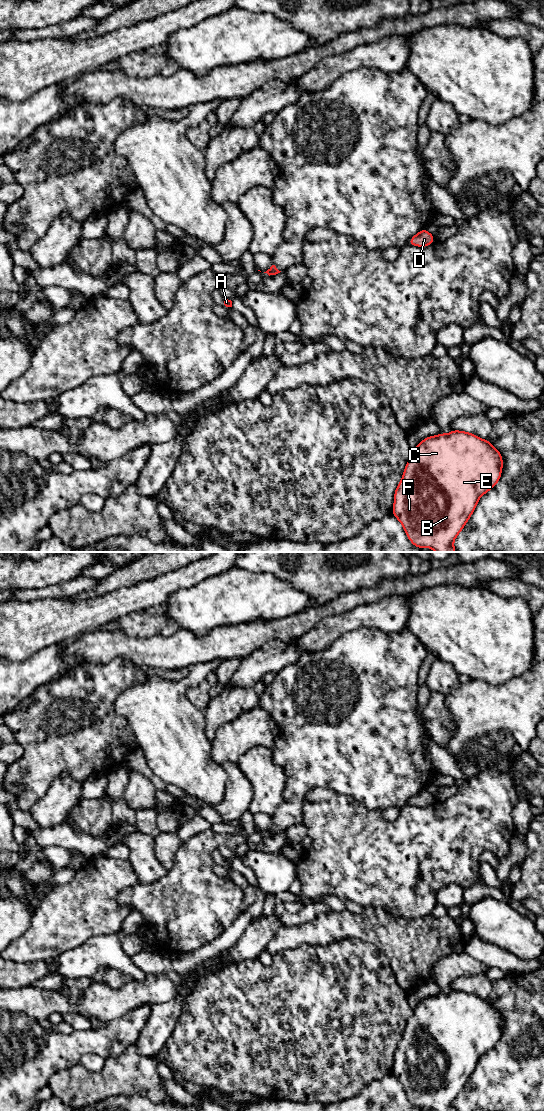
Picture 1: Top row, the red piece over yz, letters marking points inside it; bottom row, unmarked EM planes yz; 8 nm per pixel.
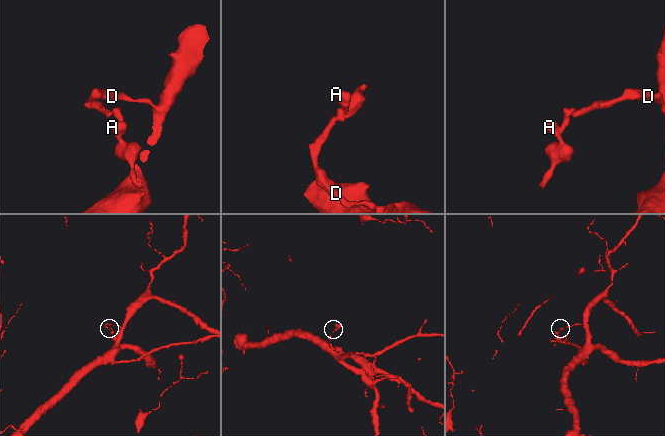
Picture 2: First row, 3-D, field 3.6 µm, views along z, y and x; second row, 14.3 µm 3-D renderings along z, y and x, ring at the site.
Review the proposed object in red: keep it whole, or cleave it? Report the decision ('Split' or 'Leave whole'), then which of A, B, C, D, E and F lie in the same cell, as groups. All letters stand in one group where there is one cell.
Split. Groups: A / B C D E F

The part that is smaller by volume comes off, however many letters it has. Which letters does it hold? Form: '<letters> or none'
A

